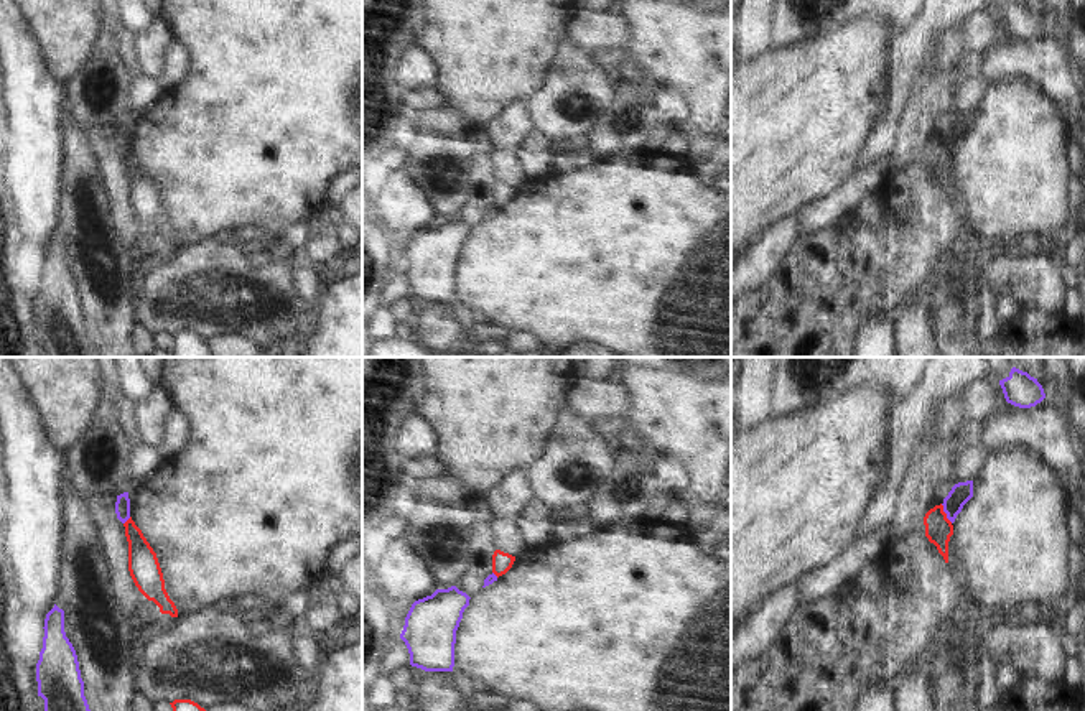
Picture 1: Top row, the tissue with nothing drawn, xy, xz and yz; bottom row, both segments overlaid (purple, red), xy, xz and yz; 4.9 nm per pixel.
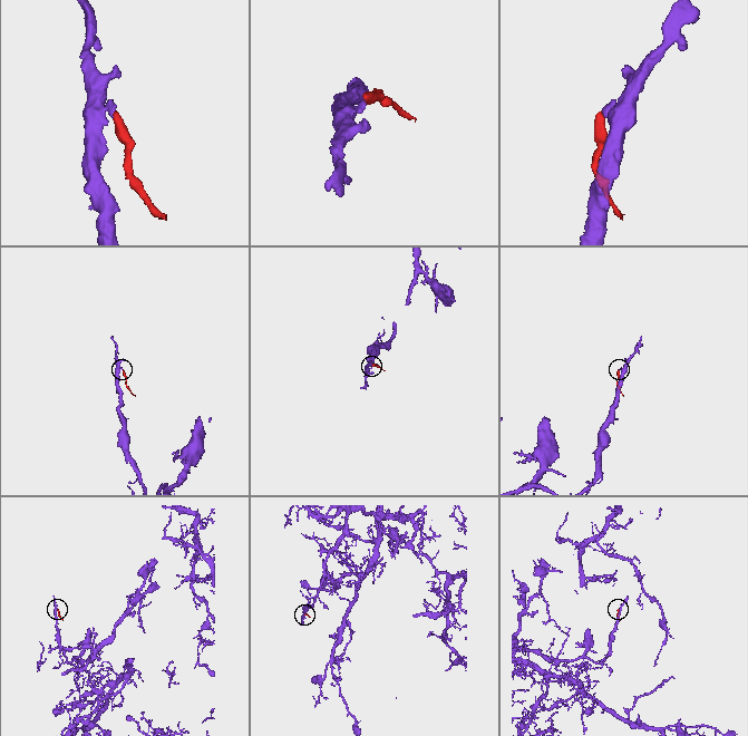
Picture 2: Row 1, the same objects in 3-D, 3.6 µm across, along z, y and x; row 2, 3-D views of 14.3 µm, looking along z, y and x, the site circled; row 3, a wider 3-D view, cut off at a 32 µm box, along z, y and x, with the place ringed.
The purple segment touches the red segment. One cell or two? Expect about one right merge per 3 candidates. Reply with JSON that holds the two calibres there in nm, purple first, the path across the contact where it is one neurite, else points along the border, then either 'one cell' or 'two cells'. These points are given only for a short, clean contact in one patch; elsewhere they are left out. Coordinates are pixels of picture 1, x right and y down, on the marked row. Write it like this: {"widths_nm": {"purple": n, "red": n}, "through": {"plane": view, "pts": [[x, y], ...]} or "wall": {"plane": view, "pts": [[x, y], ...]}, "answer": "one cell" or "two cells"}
{"widths_nm": {"purple": 100, "red": 140}, "wall": {"plane": "yz", "pts": [[940, 504], [952, 522]]}, "answer": "two cells"}

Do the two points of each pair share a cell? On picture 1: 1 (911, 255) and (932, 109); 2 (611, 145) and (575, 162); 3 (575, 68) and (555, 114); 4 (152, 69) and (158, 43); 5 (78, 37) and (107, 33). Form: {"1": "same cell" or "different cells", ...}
{"1": "different cells", "2": "different cells", "3": "same cell", "4": "same cell", "5": "different cells"}

